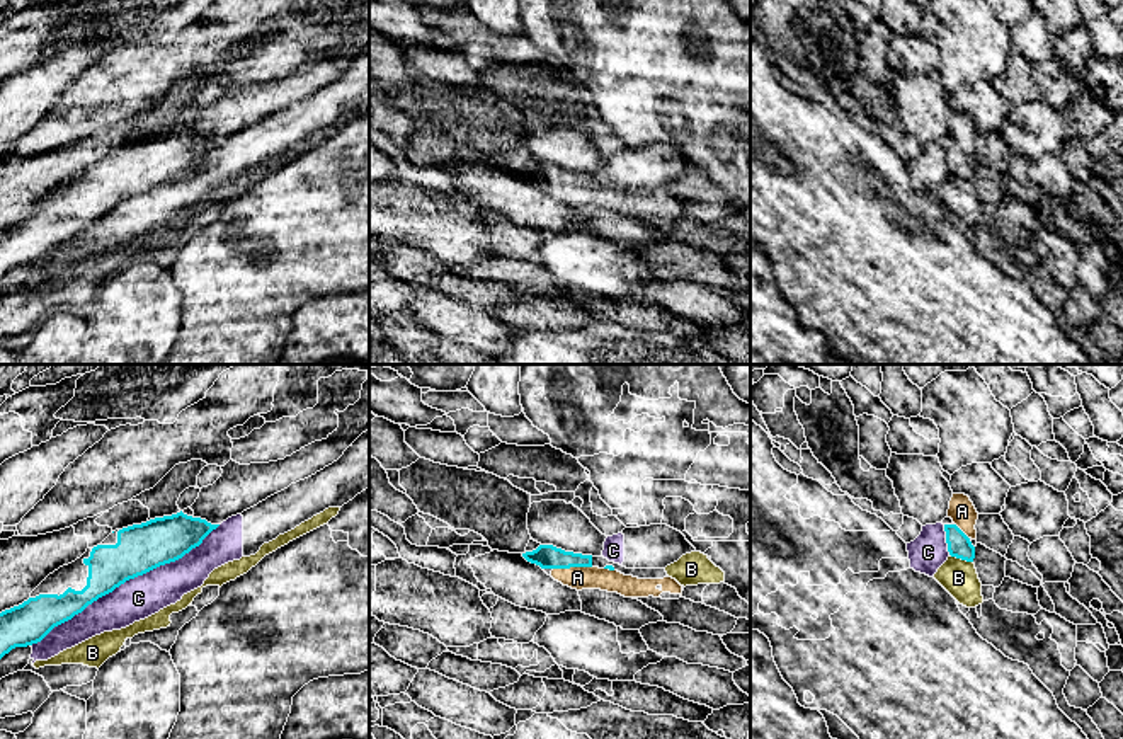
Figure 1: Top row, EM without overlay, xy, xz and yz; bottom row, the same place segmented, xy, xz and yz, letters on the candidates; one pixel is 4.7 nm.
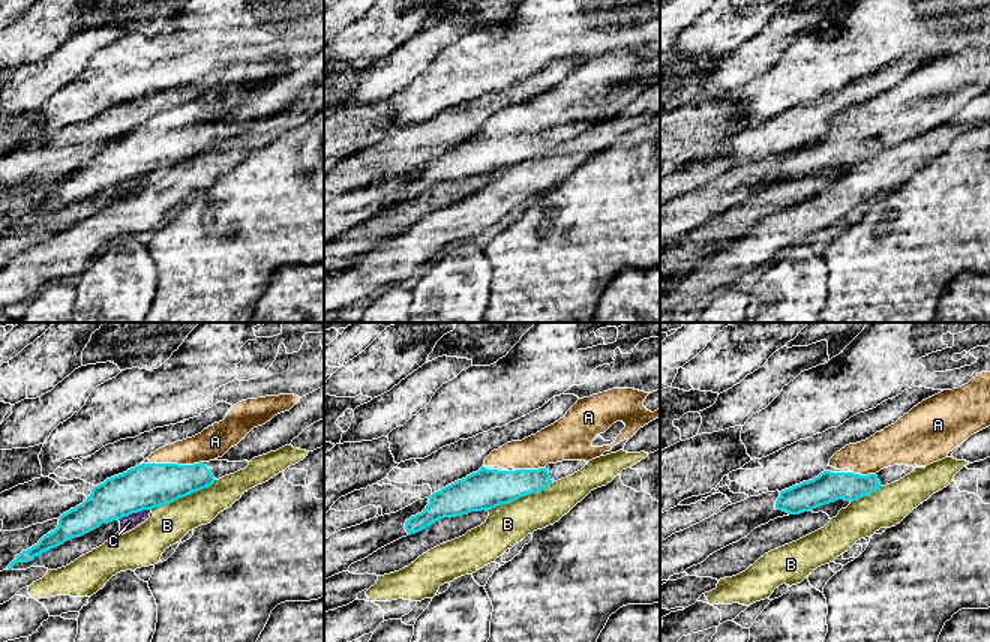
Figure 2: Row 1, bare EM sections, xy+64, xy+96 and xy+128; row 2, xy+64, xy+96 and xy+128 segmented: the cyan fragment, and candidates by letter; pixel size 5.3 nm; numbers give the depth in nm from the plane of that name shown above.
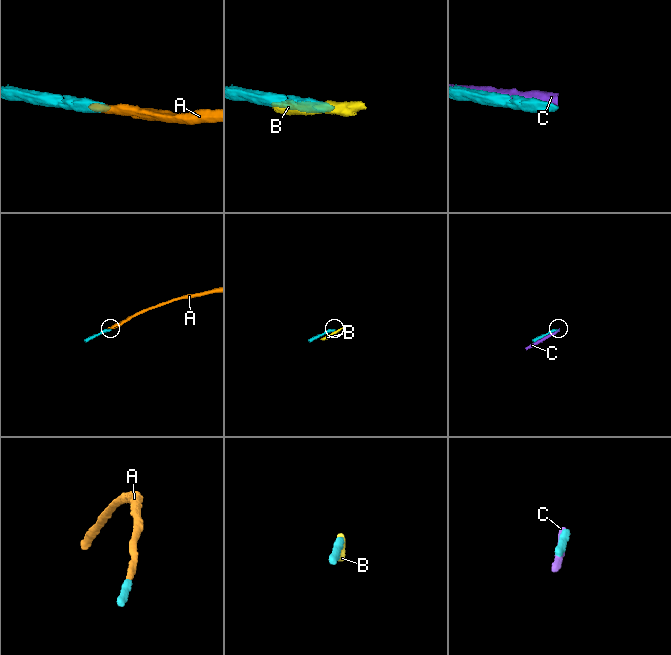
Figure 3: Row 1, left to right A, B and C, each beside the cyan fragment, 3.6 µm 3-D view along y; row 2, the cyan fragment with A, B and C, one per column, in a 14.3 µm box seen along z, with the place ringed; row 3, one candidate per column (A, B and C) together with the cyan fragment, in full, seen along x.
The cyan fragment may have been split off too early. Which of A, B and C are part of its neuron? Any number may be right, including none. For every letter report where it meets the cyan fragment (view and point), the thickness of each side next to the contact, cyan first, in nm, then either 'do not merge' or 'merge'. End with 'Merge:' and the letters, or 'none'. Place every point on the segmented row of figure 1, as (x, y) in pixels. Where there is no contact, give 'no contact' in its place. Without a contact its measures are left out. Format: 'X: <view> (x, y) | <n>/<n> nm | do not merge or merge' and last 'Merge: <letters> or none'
A: xz (572, 566) | 110/110 nm | merge
B: yz (962, 559) | 110/170 nm | do not merge
C: xy (125, 581) | 220/200 nm | do not merge
Merge: A

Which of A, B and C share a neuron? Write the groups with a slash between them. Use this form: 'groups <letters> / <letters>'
groups A / B / C

